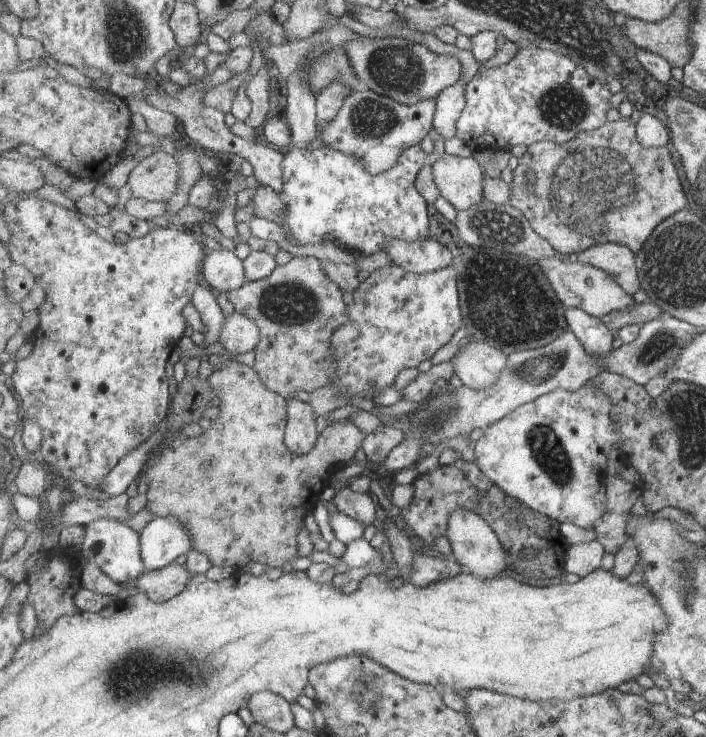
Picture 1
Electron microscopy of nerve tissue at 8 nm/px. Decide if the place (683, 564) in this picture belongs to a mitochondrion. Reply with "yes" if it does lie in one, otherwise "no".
yes

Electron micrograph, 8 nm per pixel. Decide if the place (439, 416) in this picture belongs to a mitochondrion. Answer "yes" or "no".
yes

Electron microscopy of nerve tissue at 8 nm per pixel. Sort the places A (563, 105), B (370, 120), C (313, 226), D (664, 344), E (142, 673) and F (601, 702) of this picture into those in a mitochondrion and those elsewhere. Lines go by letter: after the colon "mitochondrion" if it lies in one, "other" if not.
A: mitochondrion
B: mitochondrion
C: other
D: mitochondrion
E: mitochondrion
F: other

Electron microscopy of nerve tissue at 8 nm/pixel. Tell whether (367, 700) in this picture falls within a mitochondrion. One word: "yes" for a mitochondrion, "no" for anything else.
yes

